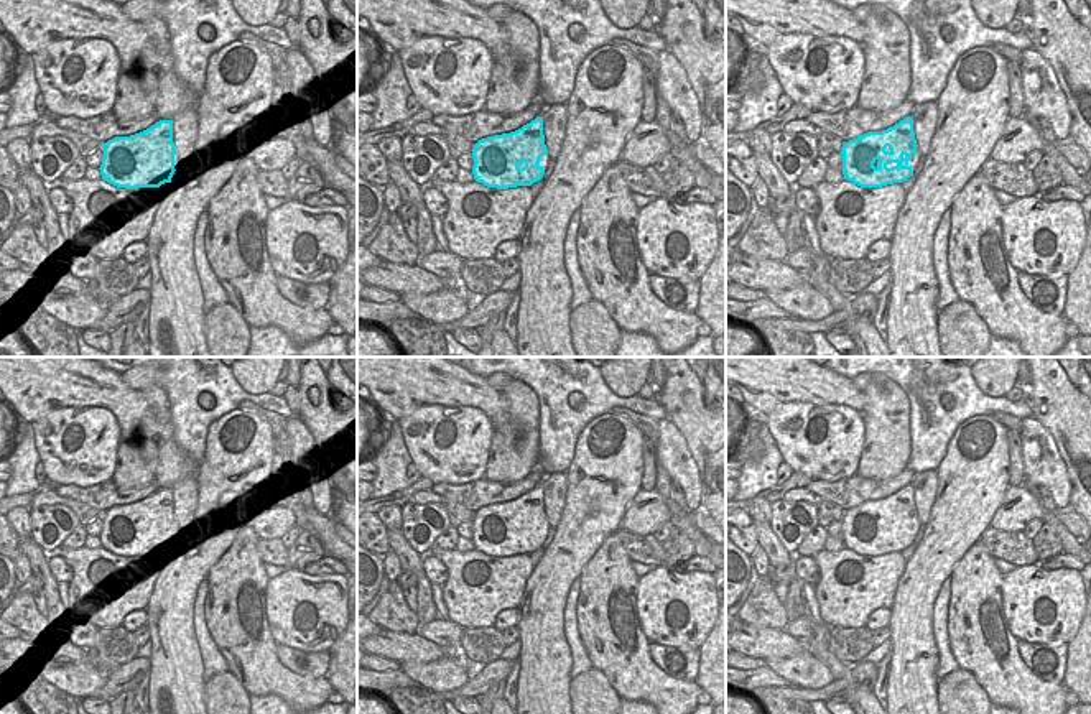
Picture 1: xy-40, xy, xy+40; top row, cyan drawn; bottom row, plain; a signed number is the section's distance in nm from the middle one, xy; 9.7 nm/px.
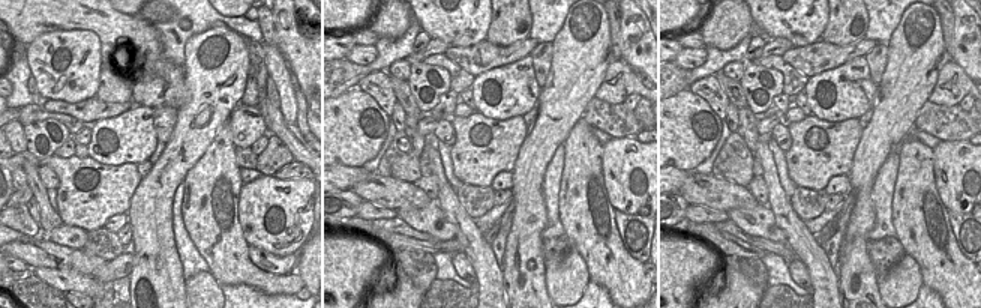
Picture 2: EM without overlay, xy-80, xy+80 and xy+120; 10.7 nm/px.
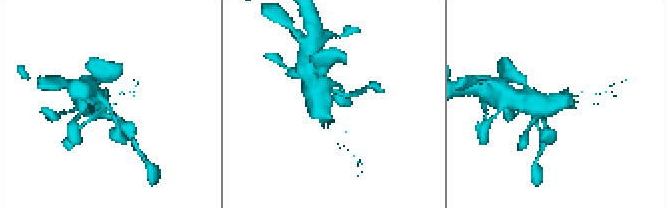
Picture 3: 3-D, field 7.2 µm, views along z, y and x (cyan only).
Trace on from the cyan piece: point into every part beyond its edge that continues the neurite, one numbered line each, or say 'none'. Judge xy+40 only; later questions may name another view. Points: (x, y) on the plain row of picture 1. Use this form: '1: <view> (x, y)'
none

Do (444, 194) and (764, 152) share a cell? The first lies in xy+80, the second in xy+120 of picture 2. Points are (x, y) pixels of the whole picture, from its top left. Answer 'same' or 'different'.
same

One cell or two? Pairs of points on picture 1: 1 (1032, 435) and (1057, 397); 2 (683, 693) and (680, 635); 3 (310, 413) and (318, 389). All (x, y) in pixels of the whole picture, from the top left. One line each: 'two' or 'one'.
1: two
2: two
3: one

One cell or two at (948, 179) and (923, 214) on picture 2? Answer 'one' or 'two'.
one

